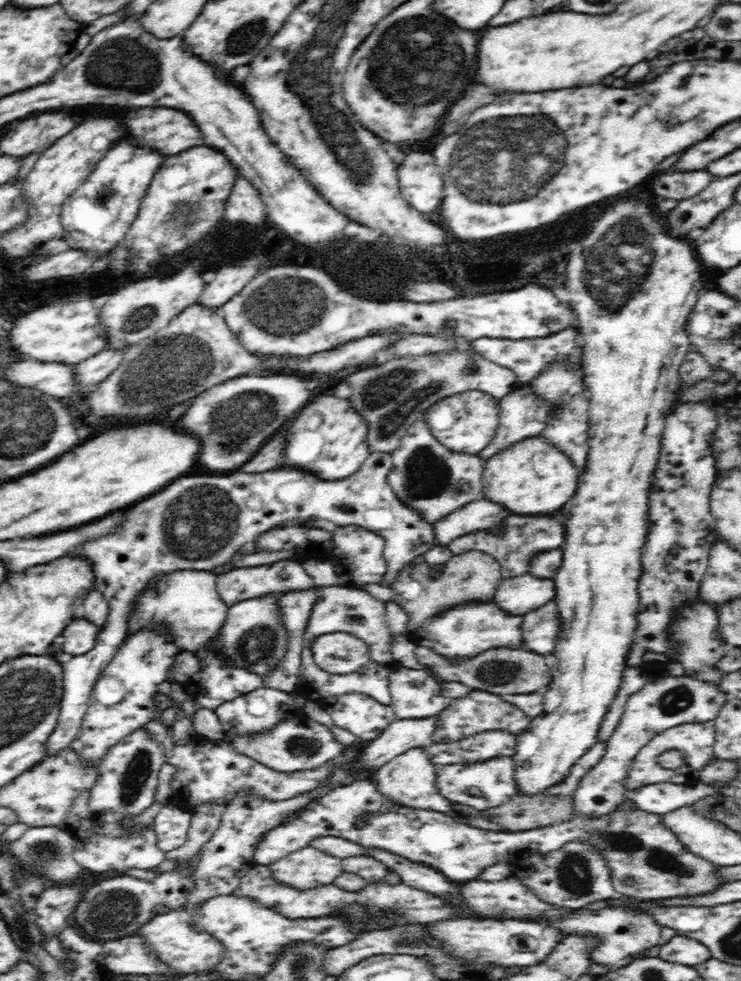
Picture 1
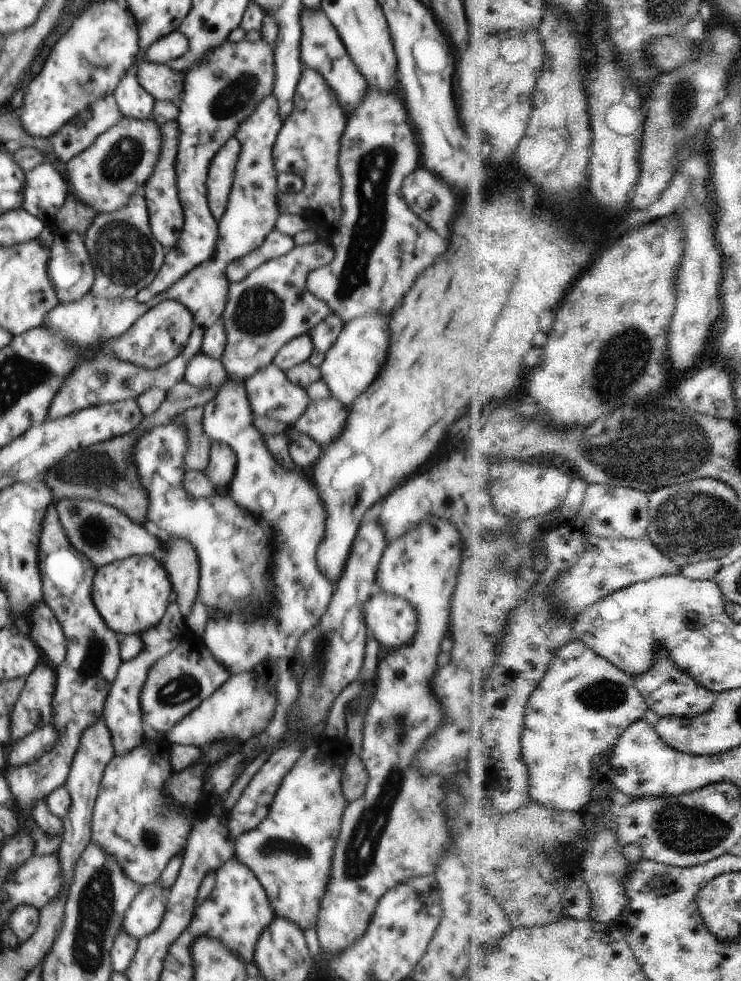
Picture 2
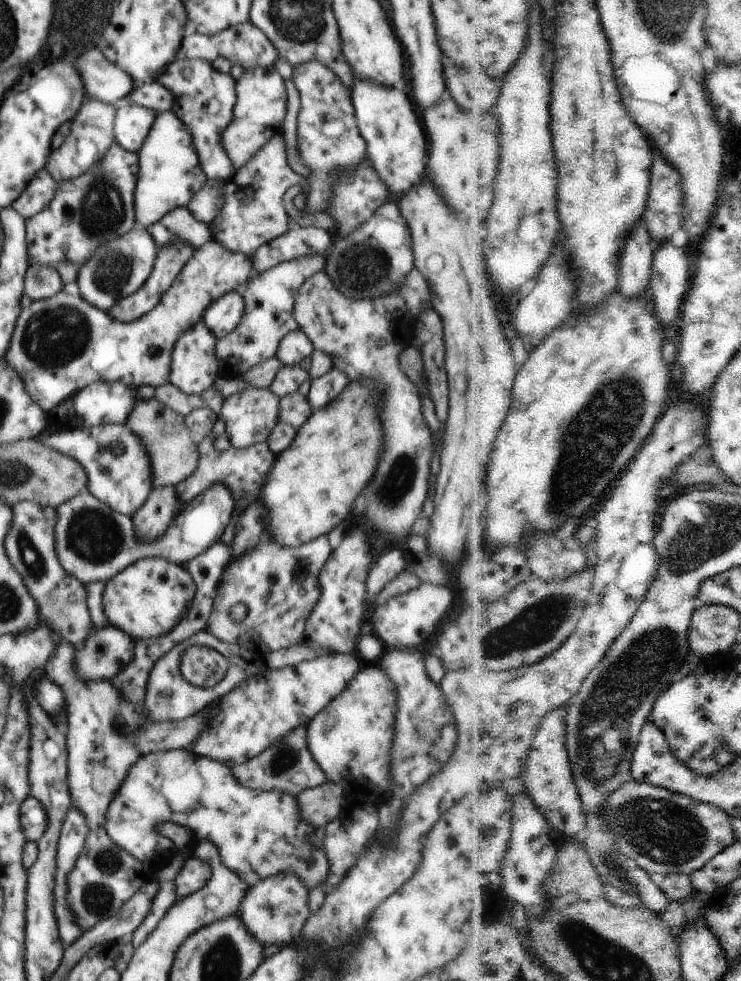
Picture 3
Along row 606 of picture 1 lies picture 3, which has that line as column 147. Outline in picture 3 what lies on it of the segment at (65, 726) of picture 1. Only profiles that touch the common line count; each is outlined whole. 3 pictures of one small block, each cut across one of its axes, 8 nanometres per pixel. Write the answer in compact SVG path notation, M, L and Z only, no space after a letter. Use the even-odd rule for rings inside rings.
M122 101L116 104L113 124L114 140L123 149L138 153L156 117L155 110L136 103Z

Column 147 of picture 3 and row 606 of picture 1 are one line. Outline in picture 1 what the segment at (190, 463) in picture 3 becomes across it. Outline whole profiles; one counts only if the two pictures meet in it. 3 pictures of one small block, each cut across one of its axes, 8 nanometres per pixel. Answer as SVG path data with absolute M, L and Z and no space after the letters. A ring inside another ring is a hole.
M466 551L458 556L452 556L443 566L442 572L437 577L433 577L430 572L434 567L426 562L416 566L408 564L402 568L402 572L397 574L395 581L389 584L389 587L396 591L394 602L400 605L408 615L409 632L424 626L428 619L457 604L472 601L485 603L492 600L503 578L501 566L486 552Z

